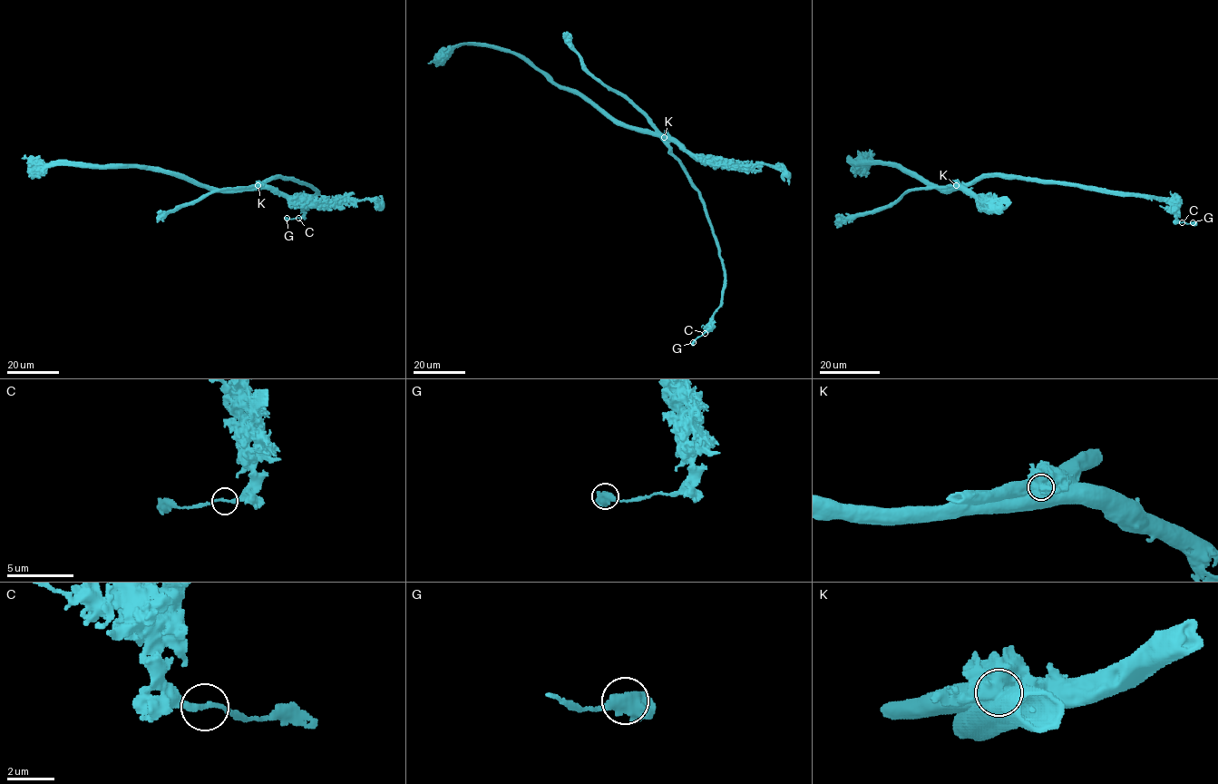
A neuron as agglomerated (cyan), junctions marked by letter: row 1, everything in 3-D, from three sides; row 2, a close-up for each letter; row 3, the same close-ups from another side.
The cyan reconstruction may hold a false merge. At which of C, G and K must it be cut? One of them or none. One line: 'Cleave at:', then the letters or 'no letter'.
Cleave at: K

